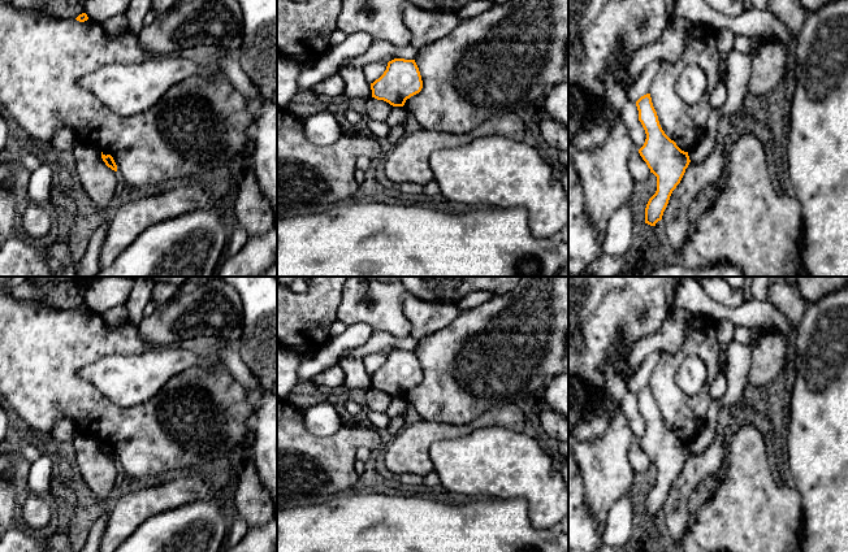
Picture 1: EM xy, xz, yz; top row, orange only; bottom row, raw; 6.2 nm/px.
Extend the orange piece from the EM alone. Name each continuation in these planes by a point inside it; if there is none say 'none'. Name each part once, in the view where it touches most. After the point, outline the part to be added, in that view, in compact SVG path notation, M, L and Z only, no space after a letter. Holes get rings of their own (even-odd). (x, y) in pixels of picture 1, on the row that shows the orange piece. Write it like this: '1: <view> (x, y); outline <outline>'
none

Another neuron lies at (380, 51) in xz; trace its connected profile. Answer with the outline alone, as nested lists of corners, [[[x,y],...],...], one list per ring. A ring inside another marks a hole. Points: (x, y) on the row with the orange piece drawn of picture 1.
[[[373,40],[369,49],[359,58],[345,61],[346,65],[364,66],[375,61],[391,61],[394,58],[414,60],[416,49],[408,44],[406,47],[395,47],[384,40]]]

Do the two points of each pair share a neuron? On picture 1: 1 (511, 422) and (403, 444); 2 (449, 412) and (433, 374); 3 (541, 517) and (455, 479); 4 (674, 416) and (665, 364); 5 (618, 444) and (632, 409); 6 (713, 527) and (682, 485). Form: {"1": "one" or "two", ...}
{"1": "one", "2": "one", "3": "one", "4": "one", "5": "two", "6": "two"}

